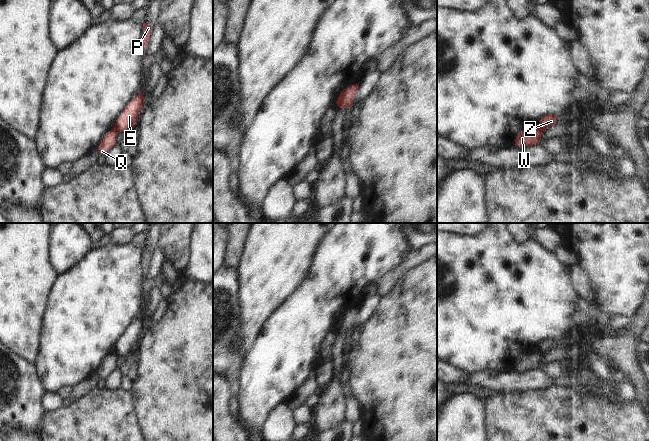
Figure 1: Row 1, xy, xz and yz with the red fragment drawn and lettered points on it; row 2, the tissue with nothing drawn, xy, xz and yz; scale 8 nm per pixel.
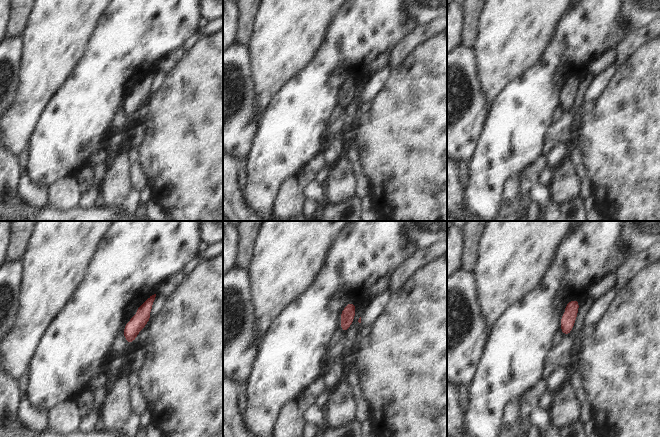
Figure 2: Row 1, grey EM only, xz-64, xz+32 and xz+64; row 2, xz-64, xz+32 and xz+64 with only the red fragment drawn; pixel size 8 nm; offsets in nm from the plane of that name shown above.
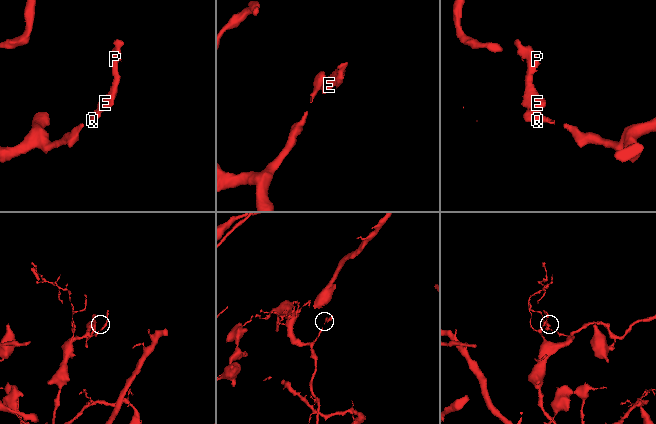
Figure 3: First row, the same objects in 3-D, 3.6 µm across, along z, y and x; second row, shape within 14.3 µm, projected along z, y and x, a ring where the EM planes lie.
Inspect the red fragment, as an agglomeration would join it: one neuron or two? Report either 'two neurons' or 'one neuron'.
two neurons

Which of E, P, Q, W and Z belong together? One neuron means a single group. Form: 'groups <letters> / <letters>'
groups E P Z / Q W

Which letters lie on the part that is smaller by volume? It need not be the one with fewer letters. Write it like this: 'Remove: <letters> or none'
Remove: E, P, Z

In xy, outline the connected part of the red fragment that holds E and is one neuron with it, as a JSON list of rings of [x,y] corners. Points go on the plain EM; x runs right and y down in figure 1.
[[[144,316],[135,320],[126,331],[123,332],[123,338],[115,343],[115,353],[118,356],[127,357],[136,349],[139,338],[145,328]]]

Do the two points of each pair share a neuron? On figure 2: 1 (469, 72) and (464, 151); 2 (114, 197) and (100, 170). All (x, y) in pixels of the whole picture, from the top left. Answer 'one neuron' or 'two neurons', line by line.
1: one neuron
2: two neurons

